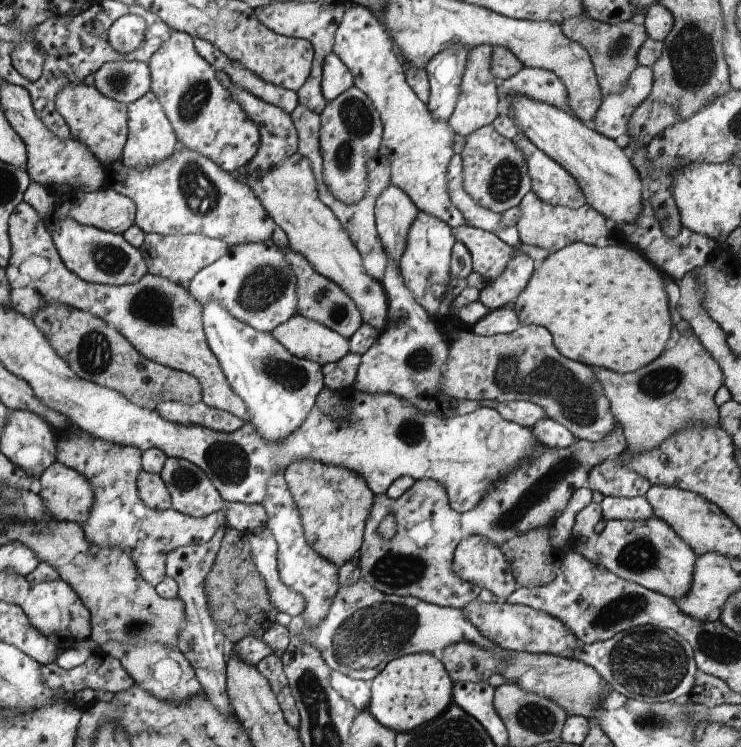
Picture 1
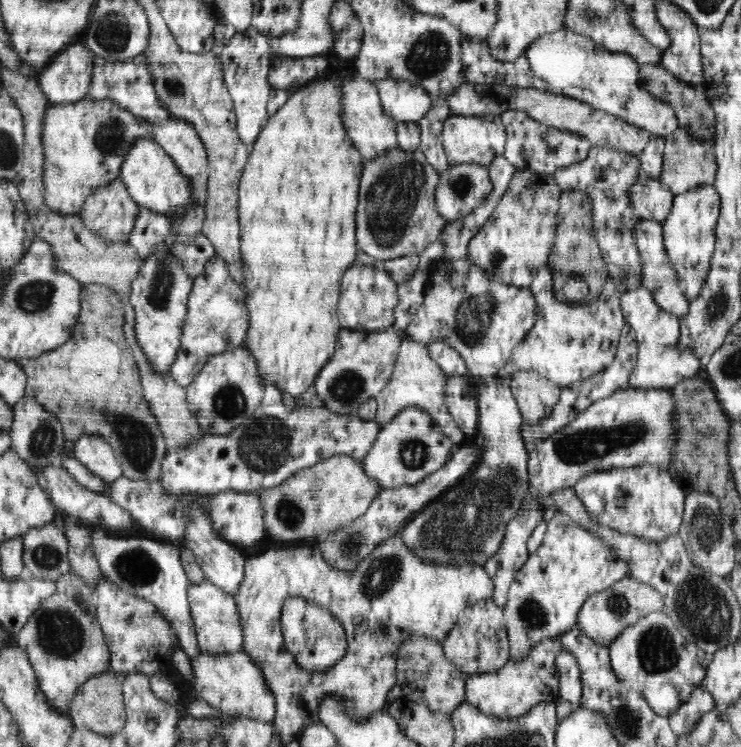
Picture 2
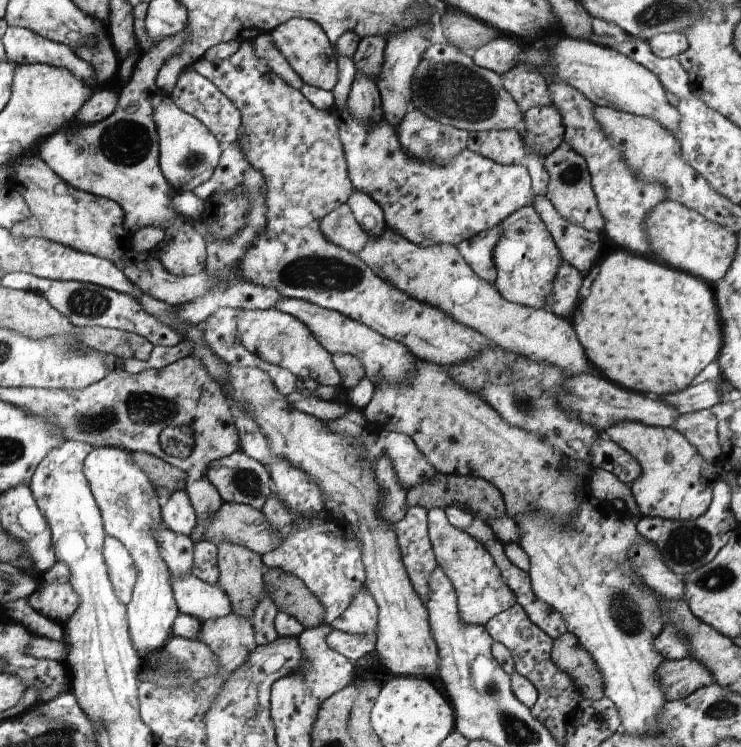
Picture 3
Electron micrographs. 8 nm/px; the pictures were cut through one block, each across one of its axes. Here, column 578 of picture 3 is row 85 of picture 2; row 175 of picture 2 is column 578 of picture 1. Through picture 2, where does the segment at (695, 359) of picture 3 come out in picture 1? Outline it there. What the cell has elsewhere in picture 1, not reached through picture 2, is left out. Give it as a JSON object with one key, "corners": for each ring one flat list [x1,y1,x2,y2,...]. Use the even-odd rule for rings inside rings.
{"corners":[[582,242,569,244,542,260,523,294,515,300,519,323,547,328,554,337,555,347,565,357,580,360,594,368,630,373,650,364,662,354,672,332,668,308,669,280,660,274,638,252,624,246,598,248]]}

